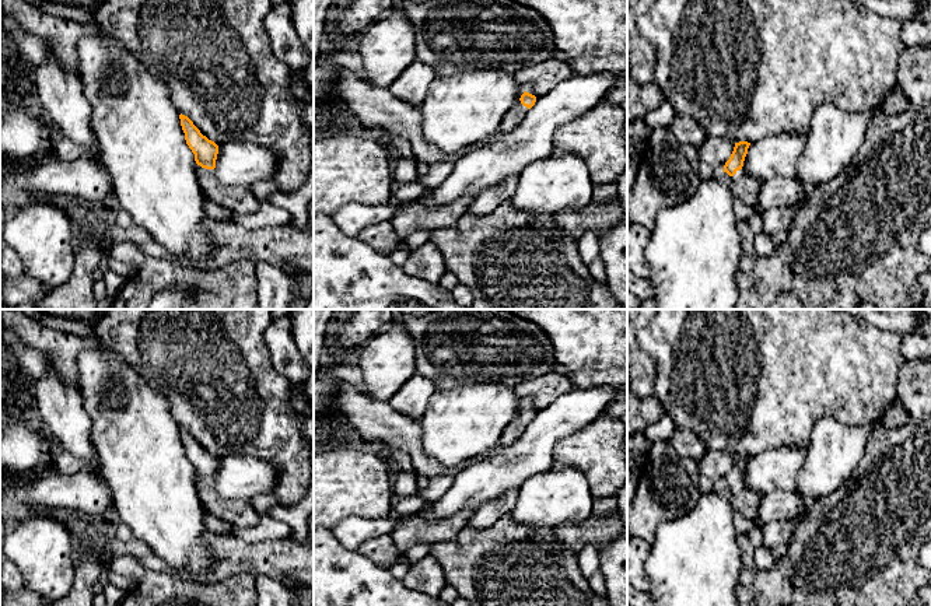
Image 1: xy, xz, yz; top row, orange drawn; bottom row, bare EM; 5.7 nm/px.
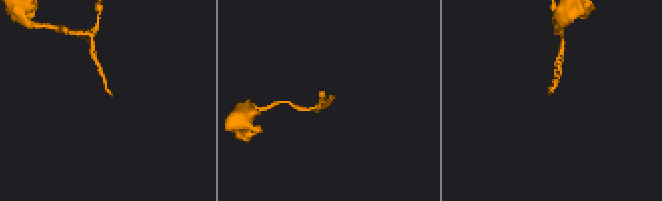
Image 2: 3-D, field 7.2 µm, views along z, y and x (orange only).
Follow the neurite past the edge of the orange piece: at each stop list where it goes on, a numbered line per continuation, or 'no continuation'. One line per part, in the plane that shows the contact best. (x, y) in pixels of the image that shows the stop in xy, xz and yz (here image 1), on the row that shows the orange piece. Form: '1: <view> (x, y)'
1: xy (241, 200)

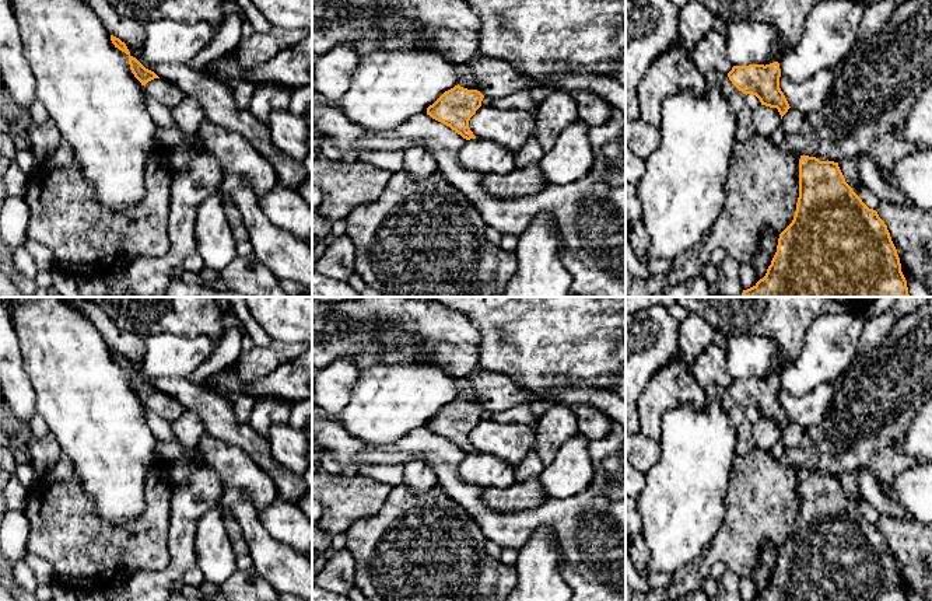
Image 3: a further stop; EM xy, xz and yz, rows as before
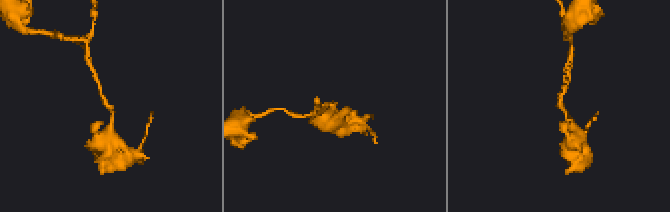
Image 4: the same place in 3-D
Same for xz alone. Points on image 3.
1: xz (466, 80)

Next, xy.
1: xy (163, 91)

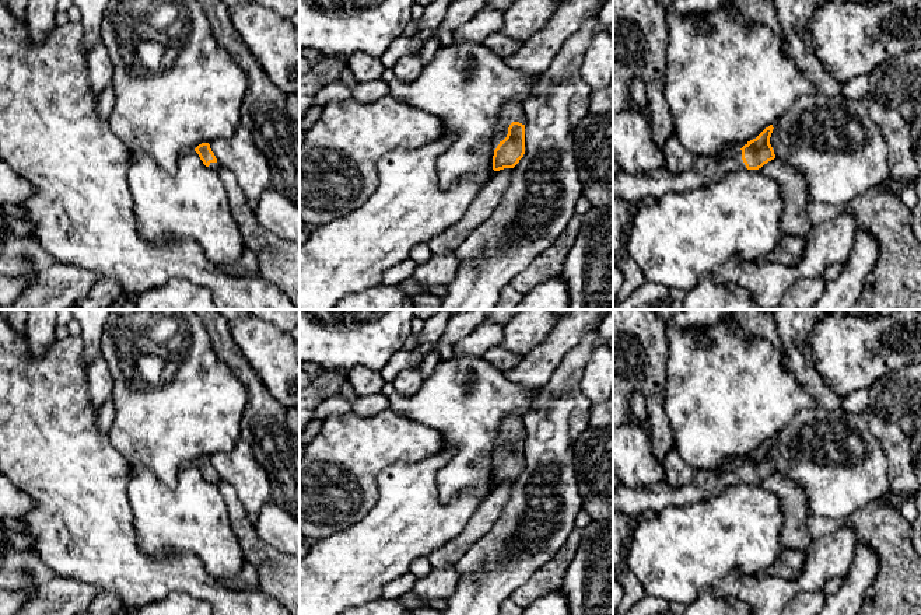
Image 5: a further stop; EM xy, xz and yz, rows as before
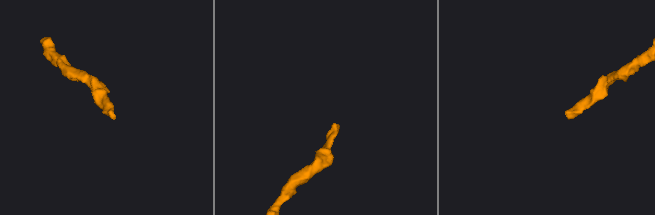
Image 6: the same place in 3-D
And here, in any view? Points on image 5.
1: yz (633, 188)

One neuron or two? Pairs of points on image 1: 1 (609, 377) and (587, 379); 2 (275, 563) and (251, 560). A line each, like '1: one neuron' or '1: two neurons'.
1: one neuron
2: one neuron

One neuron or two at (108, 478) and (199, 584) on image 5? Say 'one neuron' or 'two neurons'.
one neuron

